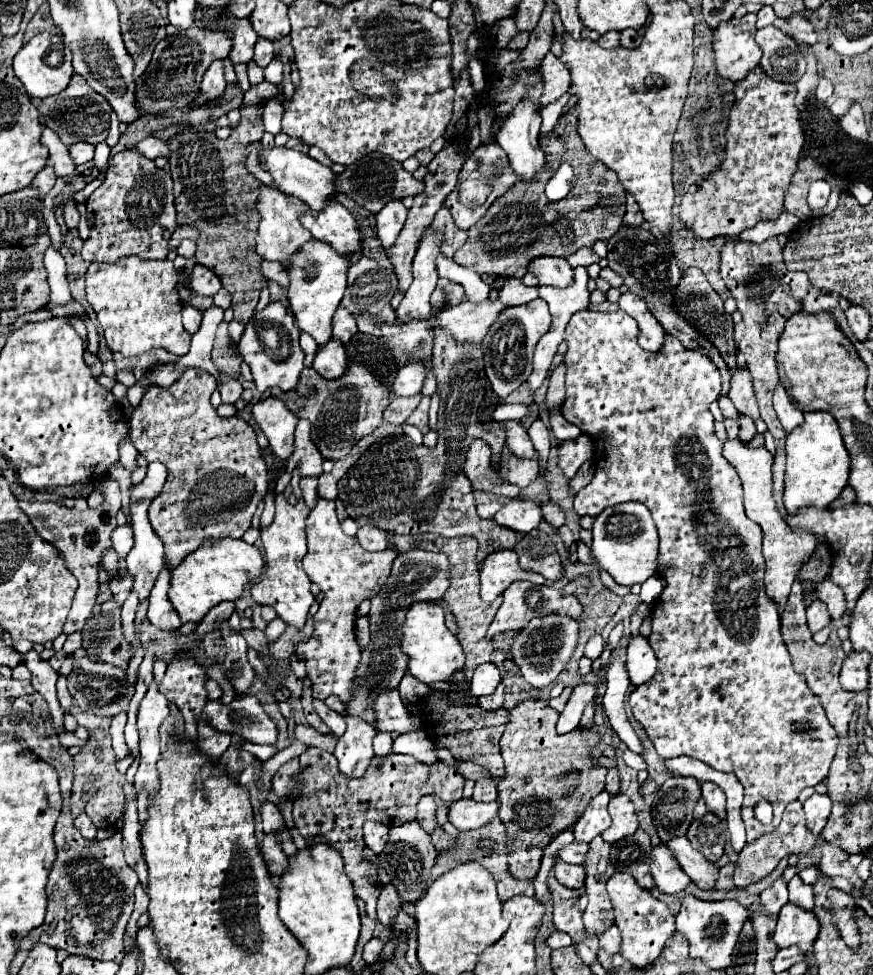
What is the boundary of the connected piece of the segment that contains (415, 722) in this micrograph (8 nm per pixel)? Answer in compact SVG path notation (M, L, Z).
M397 689L379 693L371 703L371 709L375 711L375 723L379 731L423 731L421 719L409 715L407 707L401 703Z

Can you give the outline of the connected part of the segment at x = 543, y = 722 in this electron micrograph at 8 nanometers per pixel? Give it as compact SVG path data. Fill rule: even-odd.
M529 697L511 709L499 743L507 769L507 777L499 779L497 783L501 803L499 819L507 831L509 873L521 881L533 881L541 865L543 849L553 841L555 835L575 825L589 801L599 795L605 785L607 769L591 757L591 751L599 743L601 735L581 727L559 735L555 731L557 719L559 713L545 701ZM571 771L579 773L579 781L577 789L569 793L561 779L565 779L565 775Z

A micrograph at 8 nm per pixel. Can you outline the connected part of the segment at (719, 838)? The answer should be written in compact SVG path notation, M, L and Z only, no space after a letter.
M707 813L703 819L695 819L693 827L689 827L687 839L693 849L701 851L709 861L719 861L725 853L725 845L729 841L727 823L717 815Z

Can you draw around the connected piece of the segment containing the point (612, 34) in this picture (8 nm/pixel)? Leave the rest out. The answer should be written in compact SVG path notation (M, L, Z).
M609 31L609 33L601 35L599 45L605 47L605 49L617 49L617 47L621 47L621 43L619 43L619 33L617 33L617 31Z

